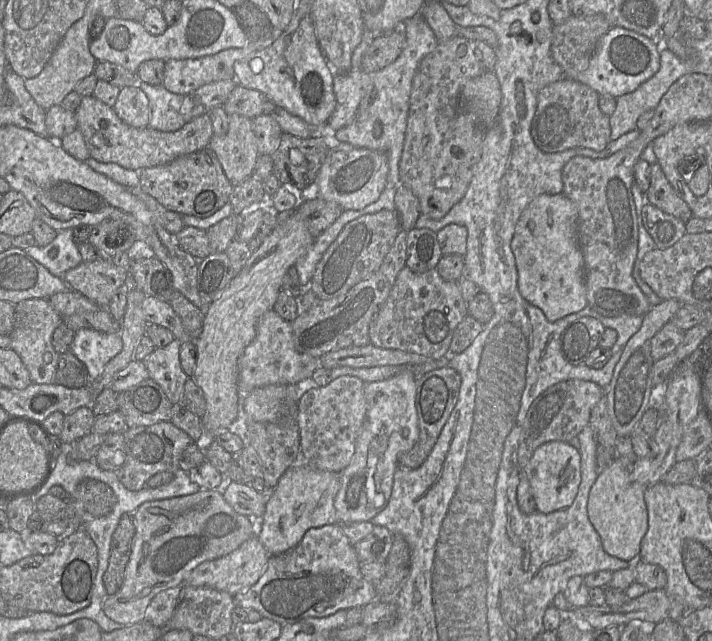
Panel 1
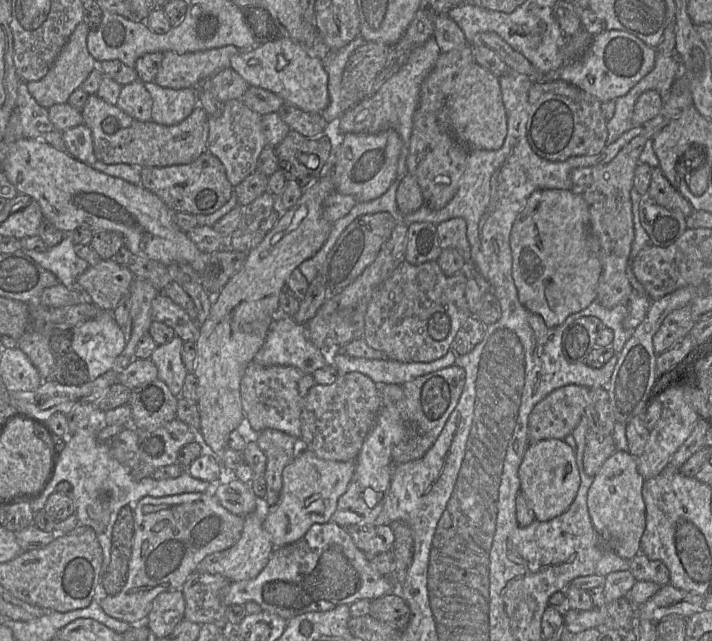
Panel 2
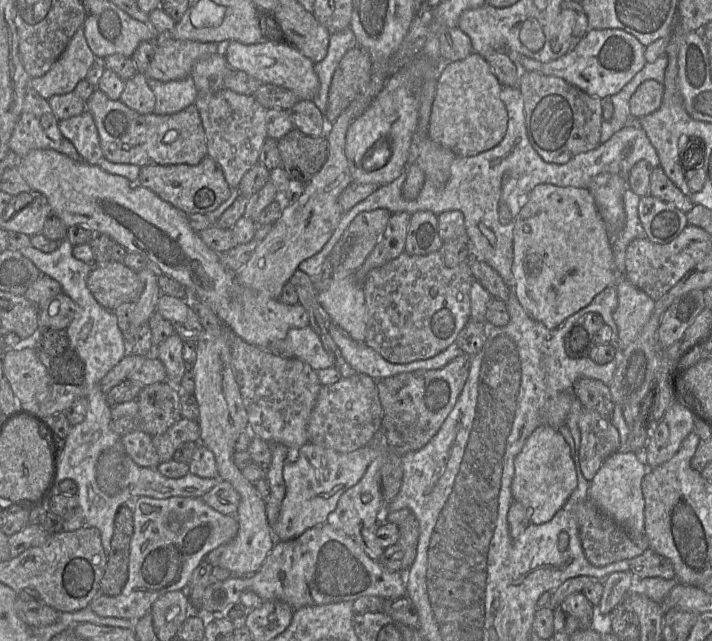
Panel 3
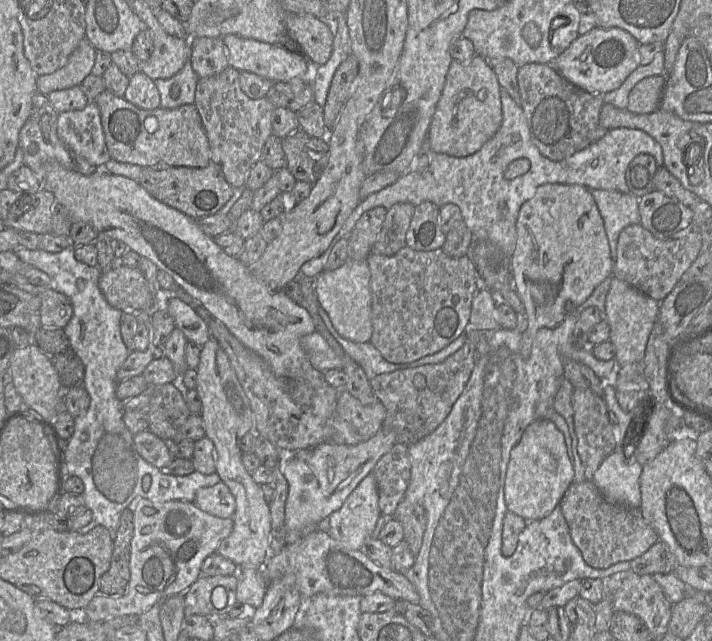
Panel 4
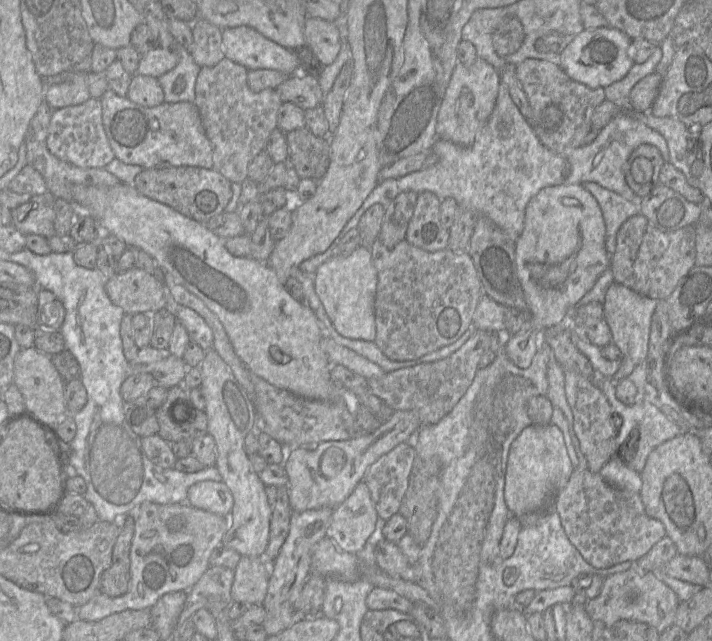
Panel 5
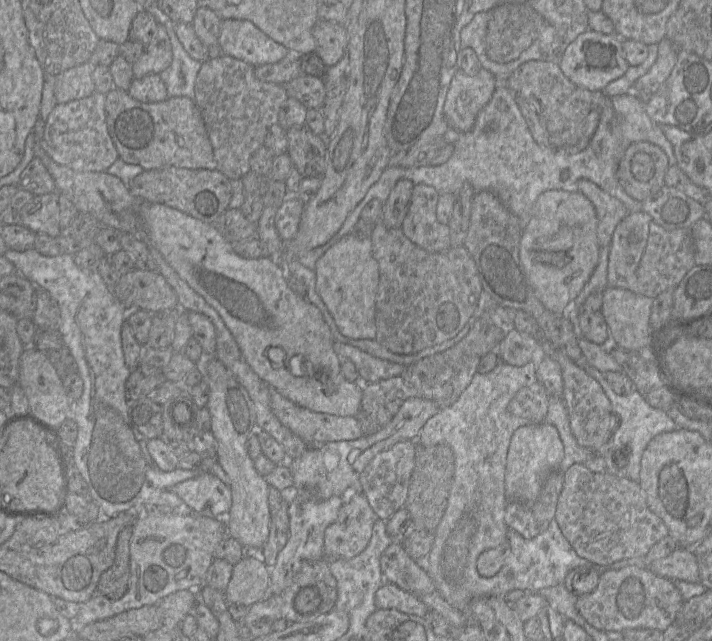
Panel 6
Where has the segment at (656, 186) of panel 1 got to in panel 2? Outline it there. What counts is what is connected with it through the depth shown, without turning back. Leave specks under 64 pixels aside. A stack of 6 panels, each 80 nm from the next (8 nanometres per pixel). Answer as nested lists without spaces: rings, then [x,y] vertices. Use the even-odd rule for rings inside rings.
[[[659,167],[652,168],[648,196],[657,204],[674,212],[682,213],[686,218],[694,211],[691,204],[670,184]]]

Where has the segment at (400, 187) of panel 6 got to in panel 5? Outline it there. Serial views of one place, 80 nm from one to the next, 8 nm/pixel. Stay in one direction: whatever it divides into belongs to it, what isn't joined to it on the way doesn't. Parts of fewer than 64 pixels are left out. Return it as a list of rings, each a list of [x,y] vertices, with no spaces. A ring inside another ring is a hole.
[[[412,191],[402,192],[386,207],[378,237],[385,247],[392,249],[405,239],[417,196],[418,194]]]

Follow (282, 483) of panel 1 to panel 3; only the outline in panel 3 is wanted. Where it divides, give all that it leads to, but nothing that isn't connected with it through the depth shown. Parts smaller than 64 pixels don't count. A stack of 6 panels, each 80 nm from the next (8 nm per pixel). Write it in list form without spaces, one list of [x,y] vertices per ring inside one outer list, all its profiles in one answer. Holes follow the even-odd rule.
[[[372,441],[349,453],[339,453],[312,443],[301,446],[296,460],[287,461],[283,468],[286,496],[273,528],[275,540],[284,542],[295,539],[306,530],[325,524],[340,497],[360,481],[370,463],[378,456],[379,446]]]

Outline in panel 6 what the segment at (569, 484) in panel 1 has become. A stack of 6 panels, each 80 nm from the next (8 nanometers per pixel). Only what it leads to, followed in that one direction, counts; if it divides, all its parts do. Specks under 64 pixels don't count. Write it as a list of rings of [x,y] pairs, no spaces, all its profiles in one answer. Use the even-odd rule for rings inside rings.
[[[530,423],[518,428],[508,449],[505,496],[508,501],[533,503],[540,495],[547,476],[558,470],[564,447],[557,428],[549,423]]]

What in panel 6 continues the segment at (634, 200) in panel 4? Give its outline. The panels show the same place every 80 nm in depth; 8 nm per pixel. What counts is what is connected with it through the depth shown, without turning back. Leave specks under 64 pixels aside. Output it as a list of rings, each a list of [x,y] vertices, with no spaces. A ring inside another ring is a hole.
[[[580,179],[577,190],[586,196],[594,205],[597,215],[597,240],[601,247],[610,246],[617,224],[629,211],[617,198],[602,190],[595,183]]]

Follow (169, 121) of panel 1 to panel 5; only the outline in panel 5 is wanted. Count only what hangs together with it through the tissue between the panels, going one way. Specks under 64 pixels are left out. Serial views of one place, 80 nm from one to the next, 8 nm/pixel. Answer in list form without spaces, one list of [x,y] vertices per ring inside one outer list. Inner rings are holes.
[[[179,43],[177,52],[179,55],[177,65],[157,78],[164,92],[164,102],[195,103],[195,84],[201,67],[194,61],[190,50]]]

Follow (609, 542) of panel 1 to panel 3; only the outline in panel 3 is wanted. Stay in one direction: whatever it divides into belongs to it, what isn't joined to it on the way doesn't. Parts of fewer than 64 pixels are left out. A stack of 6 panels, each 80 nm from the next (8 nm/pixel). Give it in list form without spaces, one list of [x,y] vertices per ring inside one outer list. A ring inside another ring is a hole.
[[[618,450],[600,466],[588,489],[589,500],[632,537],[644,536],[645,500],[641,483],[648,471],[642,457],[630,450]]]

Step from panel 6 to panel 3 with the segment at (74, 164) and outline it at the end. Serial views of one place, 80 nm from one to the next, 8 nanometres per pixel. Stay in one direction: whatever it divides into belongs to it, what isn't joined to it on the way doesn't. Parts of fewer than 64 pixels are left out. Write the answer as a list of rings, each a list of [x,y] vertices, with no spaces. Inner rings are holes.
[[[85,110],[78,116],[58,121],[58,128],[72,143],[84,162],[98,165],[98,162],[104,158],[98,131],[89,111]]]

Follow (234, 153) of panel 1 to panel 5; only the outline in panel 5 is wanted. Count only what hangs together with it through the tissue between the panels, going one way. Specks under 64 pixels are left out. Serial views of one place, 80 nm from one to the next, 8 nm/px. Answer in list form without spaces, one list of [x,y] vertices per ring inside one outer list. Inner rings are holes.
[[[224,57],[214,66],[201,67],[195,84],[195,105],[212,144],[213,168],[231,183],[241,184],[248,178],[249,164],[264,150],[269,135],[277,128],[278,110],[283,103],[276,89],[252,91],[247,84],[248,71]]]

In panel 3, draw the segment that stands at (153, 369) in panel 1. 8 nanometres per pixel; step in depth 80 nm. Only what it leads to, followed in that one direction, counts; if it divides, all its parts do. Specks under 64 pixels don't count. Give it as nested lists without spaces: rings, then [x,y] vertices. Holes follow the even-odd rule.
[[[173,333],[159,346],[153,346],[153,352],[149,357],[158,358],[165,367],[167,379],[179,388],[181,380],[188,369],[183,359],[184,341],[177,333]]]

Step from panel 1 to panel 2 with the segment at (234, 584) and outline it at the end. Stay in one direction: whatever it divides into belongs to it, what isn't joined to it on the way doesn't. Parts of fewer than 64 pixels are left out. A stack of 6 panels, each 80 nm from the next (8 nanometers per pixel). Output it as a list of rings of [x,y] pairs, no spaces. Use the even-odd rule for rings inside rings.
[[[264,507],[244,516],[244,527],[240,539],[230,548],[206,556],[196,568],[196,571],[218,574],[231,582],[255,578],[266,566],[274,546],[263,529]]]

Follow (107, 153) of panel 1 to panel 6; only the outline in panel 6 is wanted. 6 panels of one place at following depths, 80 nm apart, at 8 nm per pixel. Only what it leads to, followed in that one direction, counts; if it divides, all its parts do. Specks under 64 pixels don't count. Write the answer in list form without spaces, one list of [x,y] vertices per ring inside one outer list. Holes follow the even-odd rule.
[[[112,88],[105,98],[106,125],[119,158],[124,162],[139,165],[144,170],[175,166],[187,169],[216,170],[212,144],[206,126],[194,99],[186,96],[168,97],[157,103],[144,103],[132,98],[127,91]]]

